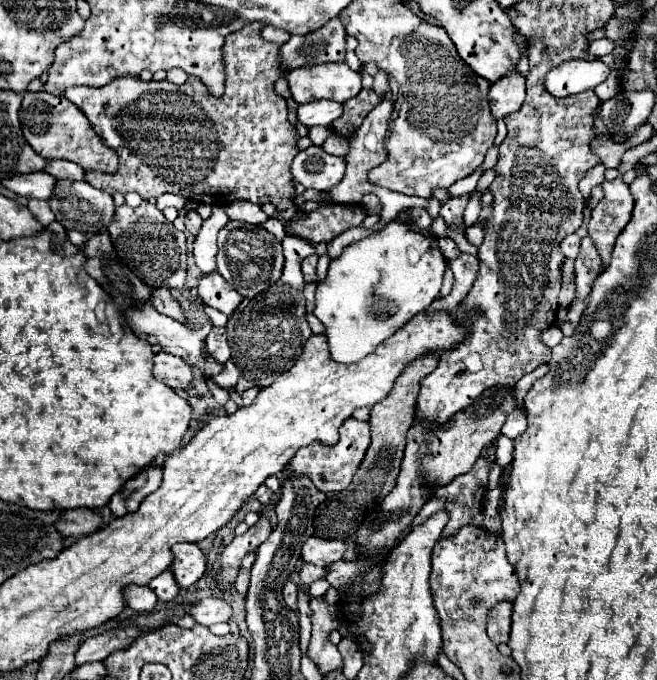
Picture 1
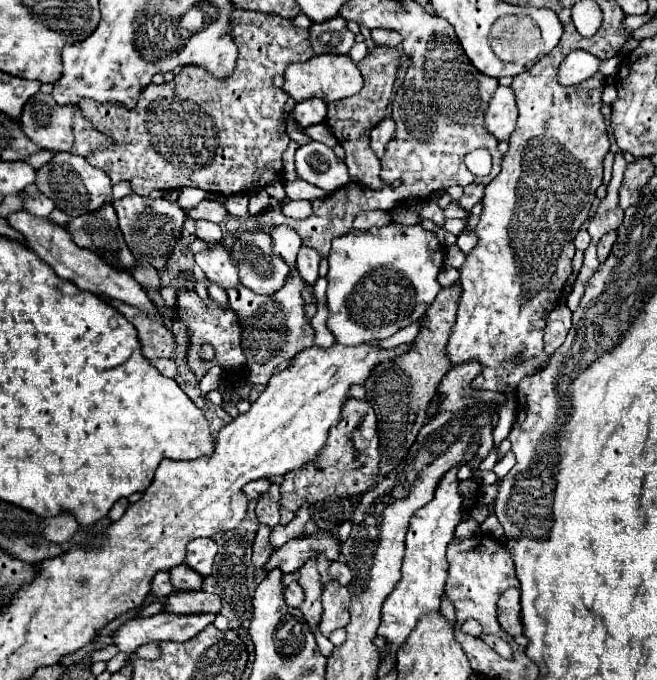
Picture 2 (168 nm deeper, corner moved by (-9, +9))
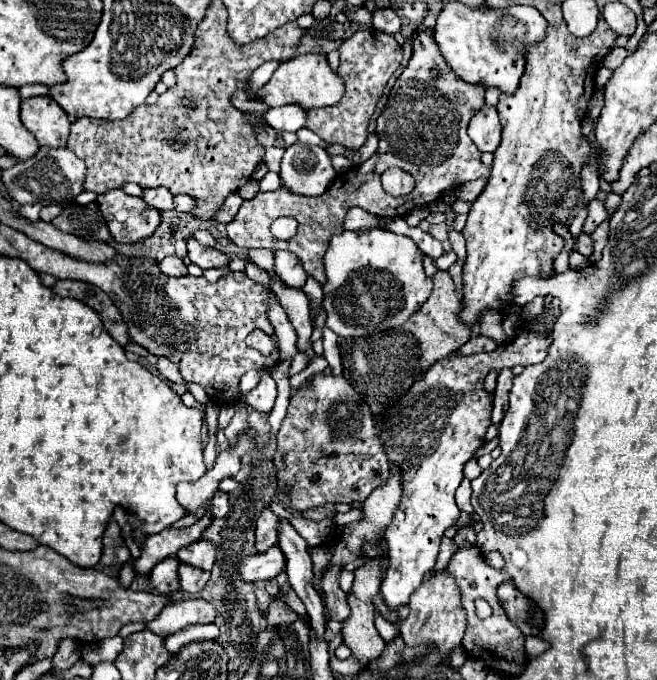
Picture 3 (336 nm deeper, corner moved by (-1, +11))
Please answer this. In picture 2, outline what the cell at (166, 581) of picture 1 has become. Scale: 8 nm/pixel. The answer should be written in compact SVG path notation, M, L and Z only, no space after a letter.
M179 564L171 568L169 574L171 574L171 584L175 590L199 590L201 588L203 578L195 574L195 570L191 570L187 564Z

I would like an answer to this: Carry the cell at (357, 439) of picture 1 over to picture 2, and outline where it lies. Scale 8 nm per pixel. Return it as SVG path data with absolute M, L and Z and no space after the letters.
M349 398L343 406L343 416L339 426L329 432L327 444L321 448L315 460L303 464L299 470L285 474L281 482L281 508L295 512L305 500L319 502L329 496L353 496L363 494L377 484L375 470L379 468L379 436L377 418L367 400Z

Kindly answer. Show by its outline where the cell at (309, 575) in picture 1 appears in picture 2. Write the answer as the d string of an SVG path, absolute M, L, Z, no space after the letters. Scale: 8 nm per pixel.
M331 562L331 566L329 566L329 574L331 574L331 578L335 578L337 582L341 582L343 586L349 586L349 582L351 582L351 572L349 572L347 564Z

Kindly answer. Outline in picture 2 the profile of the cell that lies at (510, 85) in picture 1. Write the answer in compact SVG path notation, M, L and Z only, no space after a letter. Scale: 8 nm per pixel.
M499 86L489 102L485 114L485 126L495 134L497 140L509 140L517 122L517 104L515 92L511 86Z

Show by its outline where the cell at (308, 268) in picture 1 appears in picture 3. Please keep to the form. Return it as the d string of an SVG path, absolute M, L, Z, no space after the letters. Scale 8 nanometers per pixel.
M275 250L275 274L285 282L285 286L289 288L303 288L307 274L303 272L303 266L299 264L299 260L295 258L295 254L285 252L285 250Z

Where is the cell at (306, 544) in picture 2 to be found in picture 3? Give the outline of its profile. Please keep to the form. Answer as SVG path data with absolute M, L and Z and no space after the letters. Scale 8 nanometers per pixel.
M279 546L263 552L247 556L239 562L239 578L243 582L257 582L257 580L269 580L281 574L285 568L285 556Z

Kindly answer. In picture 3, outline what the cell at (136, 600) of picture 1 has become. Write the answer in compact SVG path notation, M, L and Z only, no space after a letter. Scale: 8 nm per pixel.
M169 556L165 560L161 560L153 570L151 570L151 586L159 592L159 594L173 594L179 590L179 558L177 556Z

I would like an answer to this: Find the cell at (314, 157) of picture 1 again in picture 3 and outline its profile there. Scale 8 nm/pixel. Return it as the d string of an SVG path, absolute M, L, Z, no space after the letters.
M293 144L281 160L283 186L299 196L321 196L335 178L331 156L319 146Z

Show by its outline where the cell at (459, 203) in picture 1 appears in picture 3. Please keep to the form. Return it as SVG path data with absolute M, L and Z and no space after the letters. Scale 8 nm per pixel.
M479 178L479 180L473 180L473 182L467 182L467 184L463 184L463 186L459 186L457 190L455 190L455 196L459 198L459 200L465 200L465 202L475 202L477 200L477 196L483 192L483 188L485 188L485 184L487 184L487 180L485 178Z

